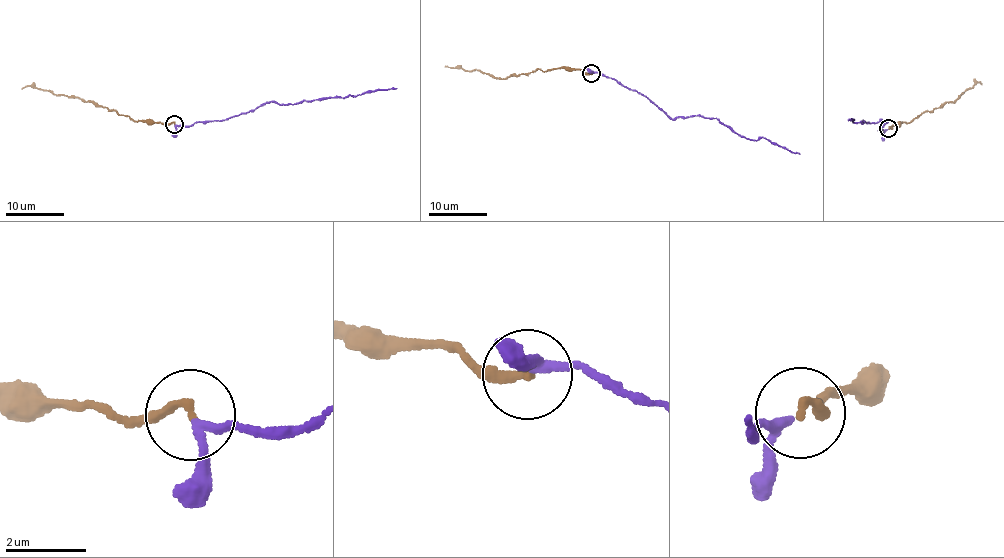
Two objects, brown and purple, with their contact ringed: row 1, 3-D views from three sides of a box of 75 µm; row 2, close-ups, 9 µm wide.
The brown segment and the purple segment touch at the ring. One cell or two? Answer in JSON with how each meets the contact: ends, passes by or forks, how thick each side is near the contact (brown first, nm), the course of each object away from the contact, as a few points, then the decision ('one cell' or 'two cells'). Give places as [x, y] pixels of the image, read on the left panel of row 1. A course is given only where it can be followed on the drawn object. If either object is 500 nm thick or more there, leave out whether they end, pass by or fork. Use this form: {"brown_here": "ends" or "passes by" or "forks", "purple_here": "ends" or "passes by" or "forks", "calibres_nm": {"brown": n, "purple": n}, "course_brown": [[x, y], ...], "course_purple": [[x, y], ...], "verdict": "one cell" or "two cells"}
{"brown_here": "ends", "purple_here": "passes by", "calibres_nm": {"brown": 200, "purple": 190}, "course_brown": [[174, 123], [134, 121], [74, 97], [53, 95], [30, 86], [22, 89]], "course_purple": [[174, 125], [222, 121], [251, 111], [265, 102], [289, 105], [396, 88]], "verdict": "one cell"}

